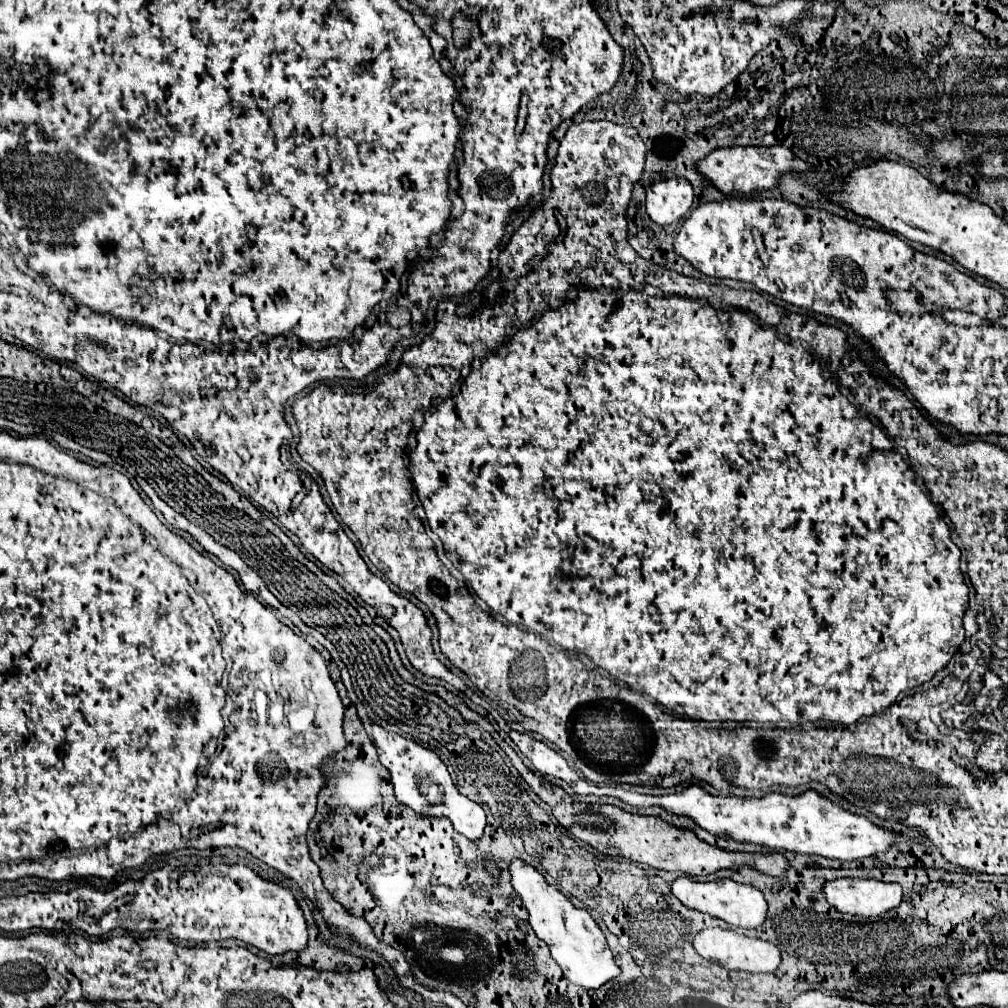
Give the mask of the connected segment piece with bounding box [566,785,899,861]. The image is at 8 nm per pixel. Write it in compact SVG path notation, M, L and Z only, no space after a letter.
M697 785L687 787L681 793L669 793L663 797L634 793L620 787L612 789L609 786L605 787L607 796L604 797L578 795L572 791L571 787L567 788L566 792L577 802L596 803L597 801L600 805L605 803L616 805L632 814L660 816L664 821L677 827L692 829L699 839L710 845L719 847L721 843L725 843L731 847L739 847L741 851L747 851L747 853L757 851L758 854L766 854L771 849L771 851L795 851L795 853L805 853L805 855L821 855L821 857L839 859L839 861L853 861L853 859L885 853L893 843L899 841L897 835L889 833L883 827L873 825L869 819L861 815L853 815L841 809L839 805L821 797L813 789L809 789L807 793L799 797L769 793L761 799L717 797L717 795L705 793Z

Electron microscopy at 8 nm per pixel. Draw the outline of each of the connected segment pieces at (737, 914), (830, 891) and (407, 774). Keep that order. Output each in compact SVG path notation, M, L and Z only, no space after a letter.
M677 877L671 883L671 893L685 907L707 913L733 927L759 927L767 915L767 901L765 901L763 893L751 885L741 885L731 879L717 879L711 883L701 883L701 881L693 881L689 877Z
M835 879L823 885L823 897L839 913L877 917L899 907L903 891L897 883L877 879Z
M343 673L341 679L343 679L345 687L347 687L351 703L357 707L357 715L359 715L365 731L369 733L369 739L379 749L379 761L383 763L383 767L391 775L391 783L395 787L397 801L405 803L407 807L411 807L413 811L417 811L421 815L445 815L453 823L453 829L457 833L465 835L471 841L479 841L483 837L483 829L485 829L485 811L483 811L483 807L473 803L471 799L463 797L457 791L457 787L453 785L453 781L451 781L451 777L447 773L447 767L443 765L443 761L435 753L427 751L425 747L421 747L421 745L417 745L417 743L413 743L409 739L403 739L397 733L385 731L383 727L375 725L367 717L363 705L359 703L359 699L353 693L353 685L349 681L349 673Z

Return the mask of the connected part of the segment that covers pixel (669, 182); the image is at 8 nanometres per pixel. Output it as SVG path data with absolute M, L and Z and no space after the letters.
M683 177L657 181L647 189L647 215L657 225L671 225L681 221L693 203L693 187Z

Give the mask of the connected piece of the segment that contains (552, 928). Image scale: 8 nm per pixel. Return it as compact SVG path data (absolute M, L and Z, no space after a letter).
M513 861L509 871L511 871L513 889L521 897L525 909L529 911L529 925L533 927L537 937L547 943L553 959L559 963L563 975L571 983L577 983L585 989L599 989L621 973L605 941L603 931L585 909L575 907L553 885L547 885L543 875L535 867L525 865L523 861Z

